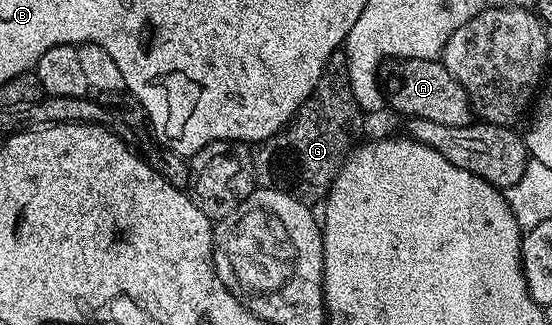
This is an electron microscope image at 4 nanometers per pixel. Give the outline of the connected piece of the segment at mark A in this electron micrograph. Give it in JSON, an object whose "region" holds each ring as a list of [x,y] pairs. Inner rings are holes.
{"region":[[[400,58],[393,63],[390,71],[384,74],[384,102],[398,114],[406,114],[407,119],[423,118],[436,120],[436,124],[449,126],[468,126],[472,122],[470,95],[433,58]]]}

